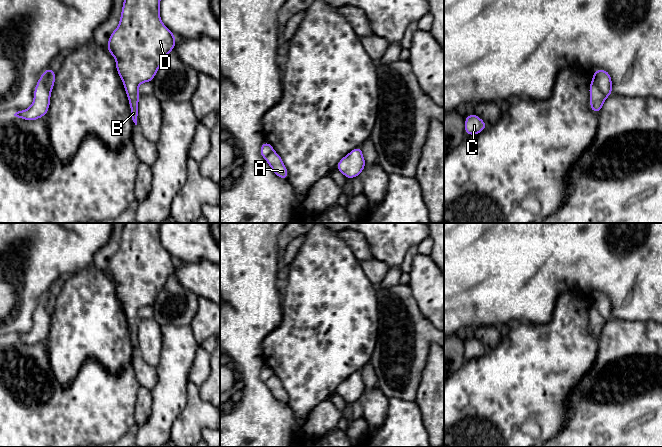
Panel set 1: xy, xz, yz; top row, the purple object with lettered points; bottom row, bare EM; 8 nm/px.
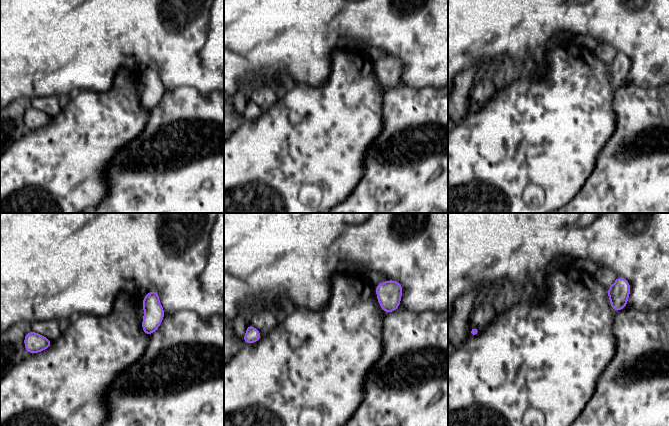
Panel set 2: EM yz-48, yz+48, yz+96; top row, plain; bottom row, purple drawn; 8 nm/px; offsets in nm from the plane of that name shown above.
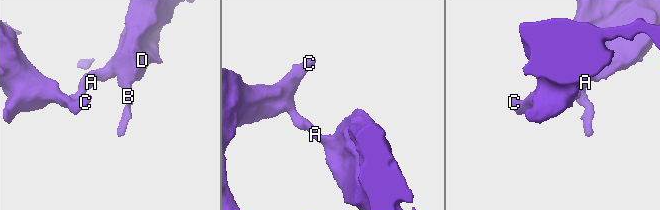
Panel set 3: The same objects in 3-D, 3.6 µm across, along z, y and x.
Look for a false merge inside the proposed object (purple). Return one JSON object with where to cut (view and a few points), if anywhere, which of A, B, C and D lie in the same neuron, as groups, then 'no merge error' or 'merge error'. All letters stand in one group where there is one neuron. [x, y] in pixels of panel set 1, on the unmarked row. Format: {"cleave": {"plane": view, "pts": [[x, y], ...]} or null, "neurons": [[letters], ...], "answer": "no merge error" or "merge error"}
{"cleave": {"plane": "yz", "pts": [[593, 300], [597, 310], [607, 320]]}, "neurons": [["A", "B", "D"], ["C"]], "answer": "merge error"}

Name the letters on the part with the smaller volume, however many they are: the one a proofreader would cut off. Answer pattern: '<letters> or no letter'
A, B, D

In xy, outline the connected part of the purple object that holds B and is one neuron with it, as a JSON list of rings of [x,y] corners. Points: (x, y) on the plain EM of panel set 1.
[[[124,223],[119,249],[106,269],[116,284],[135,349],[138,310],[153,305],[176,268],[175,259],[161,245],[160,226],[161,223]]]

